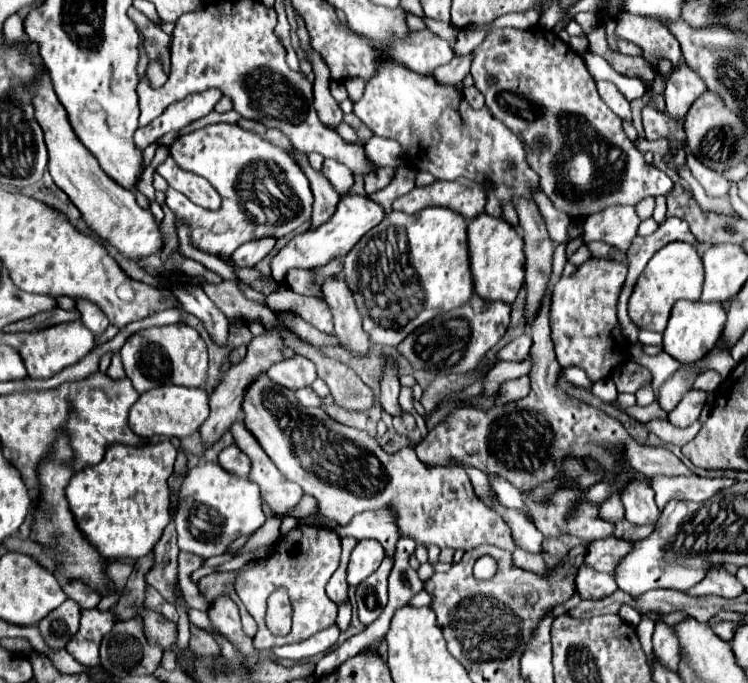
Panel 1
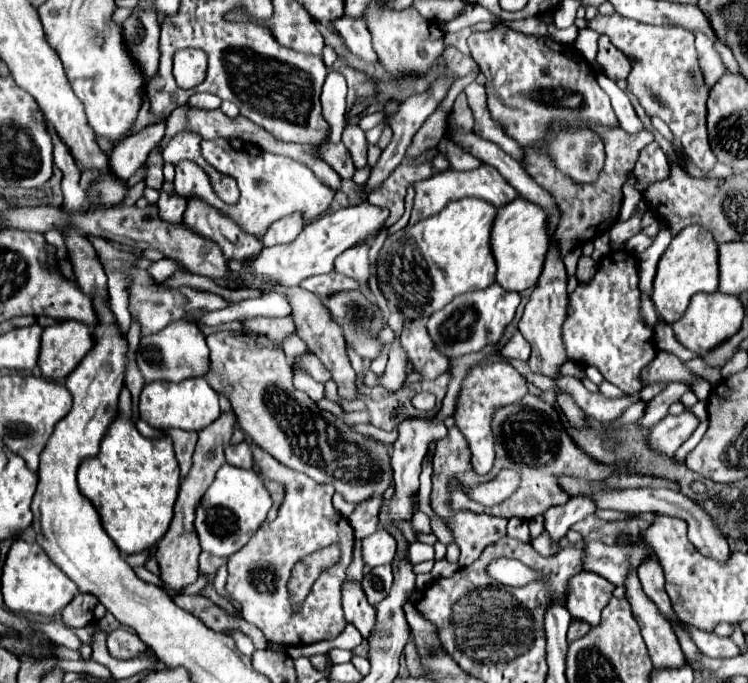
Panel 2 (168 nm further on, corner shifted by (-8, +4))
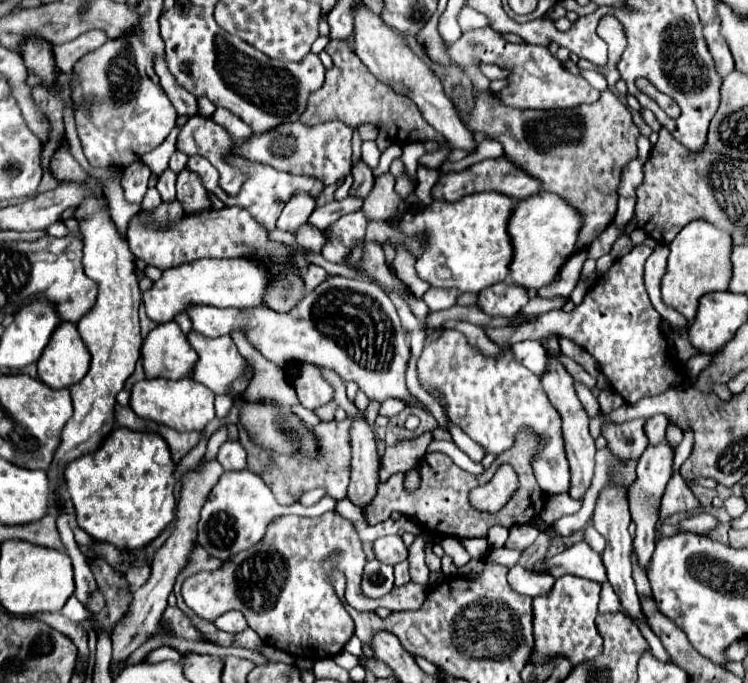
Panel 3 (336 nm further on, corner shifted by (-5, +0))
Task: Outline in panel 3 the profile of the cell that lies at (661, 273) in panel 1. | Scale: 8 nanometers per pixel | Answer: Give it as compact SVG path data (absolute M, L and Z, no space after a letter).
M695 219L687 223L677 233L677 239L669 245L669 265L661 283L663 301L685 315L687 321L693 321L697 315L699 297L711 291L725 291L731 281L731 235L727 231L719 231L711 223L703 219Z

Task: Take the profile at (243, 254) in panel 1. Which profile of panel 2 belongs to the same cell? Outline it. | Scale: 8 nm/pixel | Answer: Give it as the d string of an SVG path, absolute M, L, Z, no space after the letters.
M300 215L284 217L284 219L280 219L280 221L270 225L266 235L262 237L262 245L264 247L272 247L272 245L290 243L302 231L302 227L304 227L304 219Z

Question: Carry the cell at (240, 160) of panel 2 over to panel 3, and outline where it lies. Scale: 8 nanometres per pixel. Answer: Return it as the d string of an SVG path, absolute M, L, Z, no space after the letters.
M233 157L231 163L233 163L233 165L239 165L243 171L247 171L247 183L241 187L241 191L239 191L235 197L231 197L229 201L223 201L223 203L225 203L225 205L239 205L239 207L251 211L251 215L253 215L259 223L263 223L267 229L271 229L271 231L275 229L277 217L281 215L285 203L291 199L293 191L301 189L301 191L307 191L307 193L313 195L313 197L319 197L319 193L321 193L321 189L323 189L323 185L321 185L317 179L295 177L295 175L289 175L289 173L275 171L275 169L271 169L271 167L267 167L267 165L261 165L261 167L259 167L257 163L249 163L249 161L243 161L243 159L237 159L237 157Z

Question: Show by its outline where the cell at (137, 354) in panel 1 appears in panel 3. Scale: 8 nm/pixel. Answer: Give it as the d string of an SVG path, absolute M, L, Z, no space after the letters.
M175 321L161 323L149 331L141 347L143 369L147 379L183 379L191 377L197 353L189 345Z

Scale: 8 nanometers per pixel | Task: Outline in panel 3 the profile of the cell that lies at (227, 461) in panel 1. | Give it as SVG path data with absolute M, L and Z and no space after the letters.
M225 441L217 453L217 461L225 471L243 471L247 467L245 449L239 441Z

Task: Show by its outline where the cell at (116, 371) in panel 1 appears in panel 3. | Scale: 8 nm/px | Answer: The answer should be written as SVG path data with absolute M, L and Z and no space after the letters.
M115 427L103 439L97 451L81 455L65 467L67 493L75 509L77 525L83 531L87 531L93 539L107 541L119 549L133 551L151 543L173 521L173 511L175 511L173 469L175 467L173 467L173 459L169 453L169 445L157 433Z

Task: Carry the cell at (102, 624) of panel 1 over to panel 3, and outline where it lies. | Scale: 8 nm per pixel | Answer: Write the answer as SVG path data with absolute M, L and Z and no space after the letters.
M159 647L159 649L155 649L155 651L147 657L147 661L153 661L153 663L167 661L167 659L171 659L171 661L181 661L181 653L177 653L173 647Z

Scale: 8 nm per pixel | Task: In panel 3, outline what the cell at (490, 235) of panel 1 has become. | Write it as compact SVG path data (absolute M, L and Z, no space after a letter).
M541 191L533 197L519 201L509 219L509 235L515 249L511 261L513 281L535 291L553 283L563 263L577 251L581 219L581 213L573 205L549 191Z

